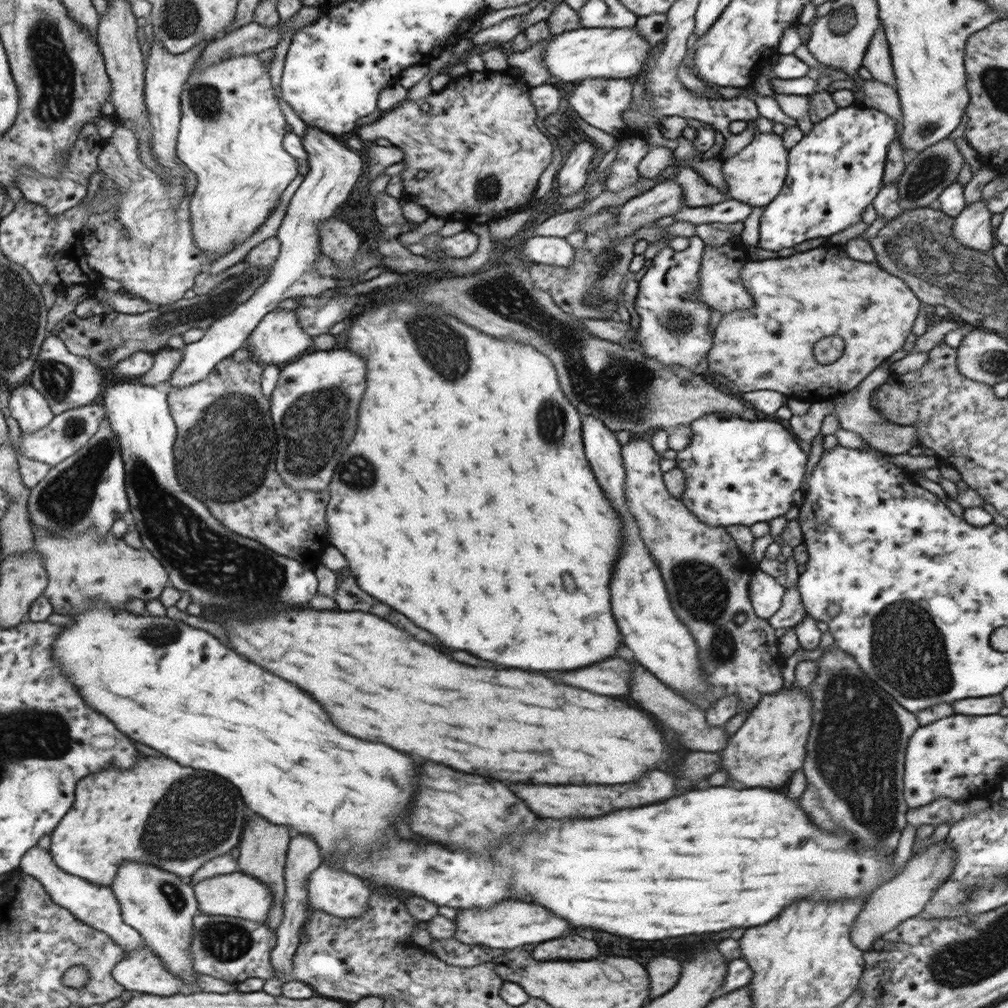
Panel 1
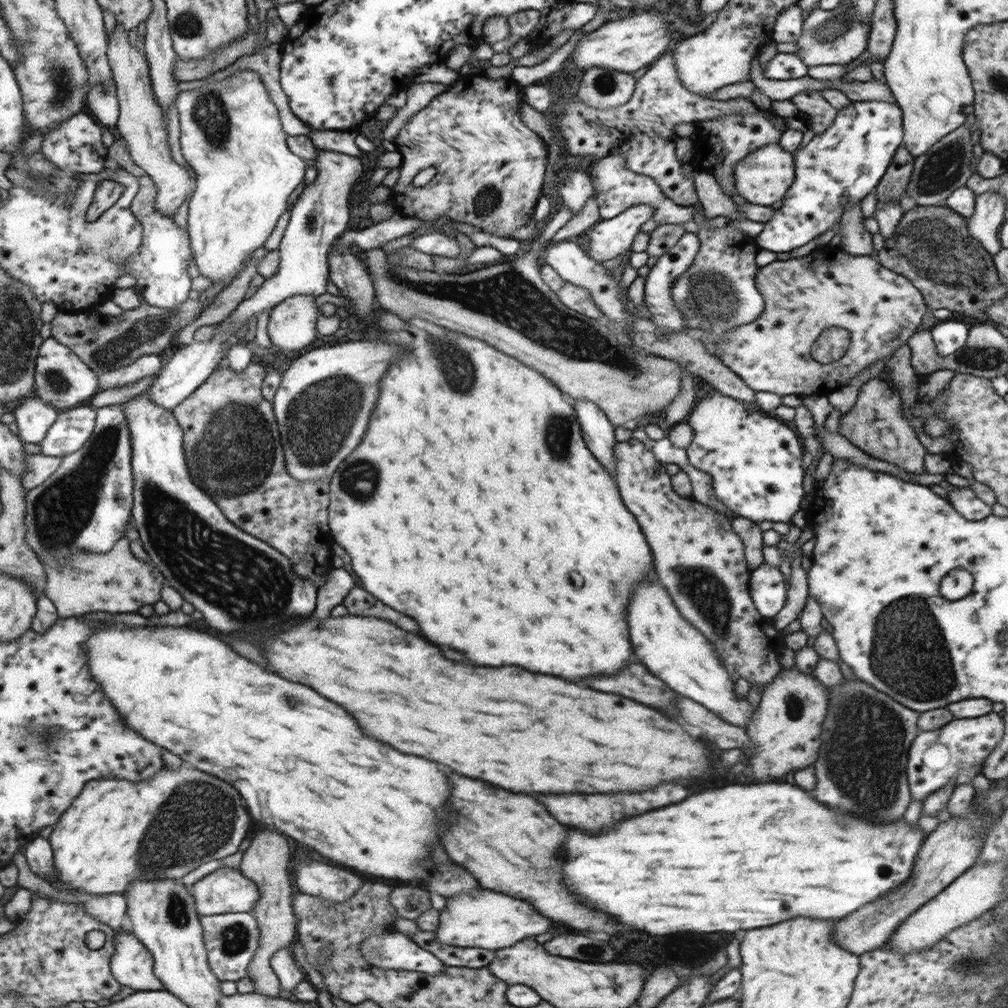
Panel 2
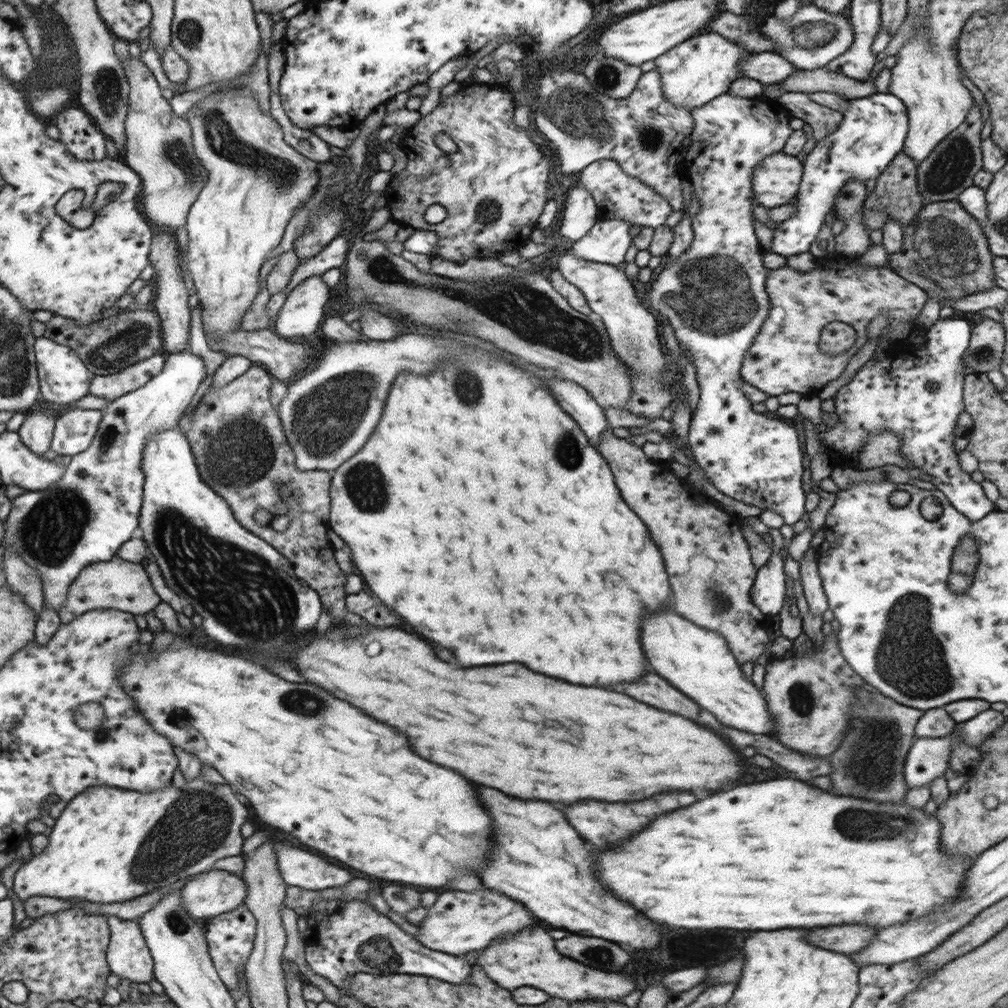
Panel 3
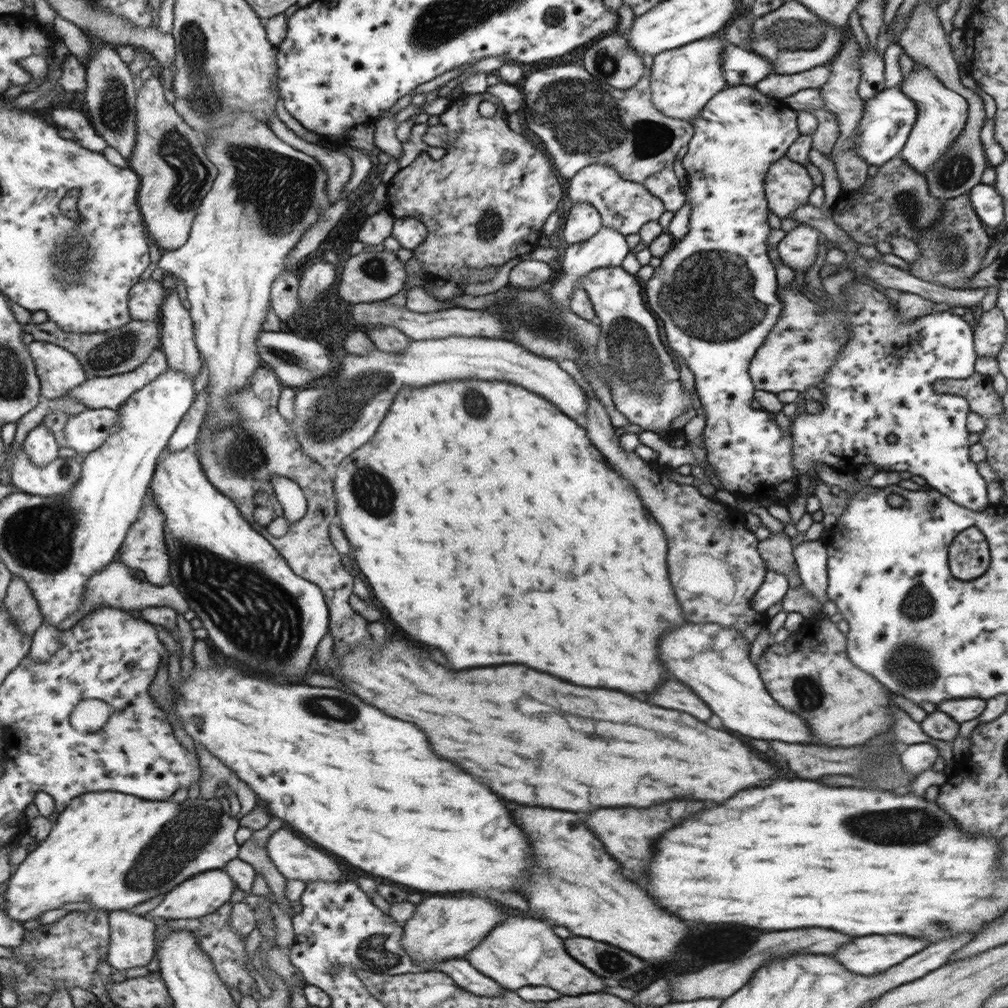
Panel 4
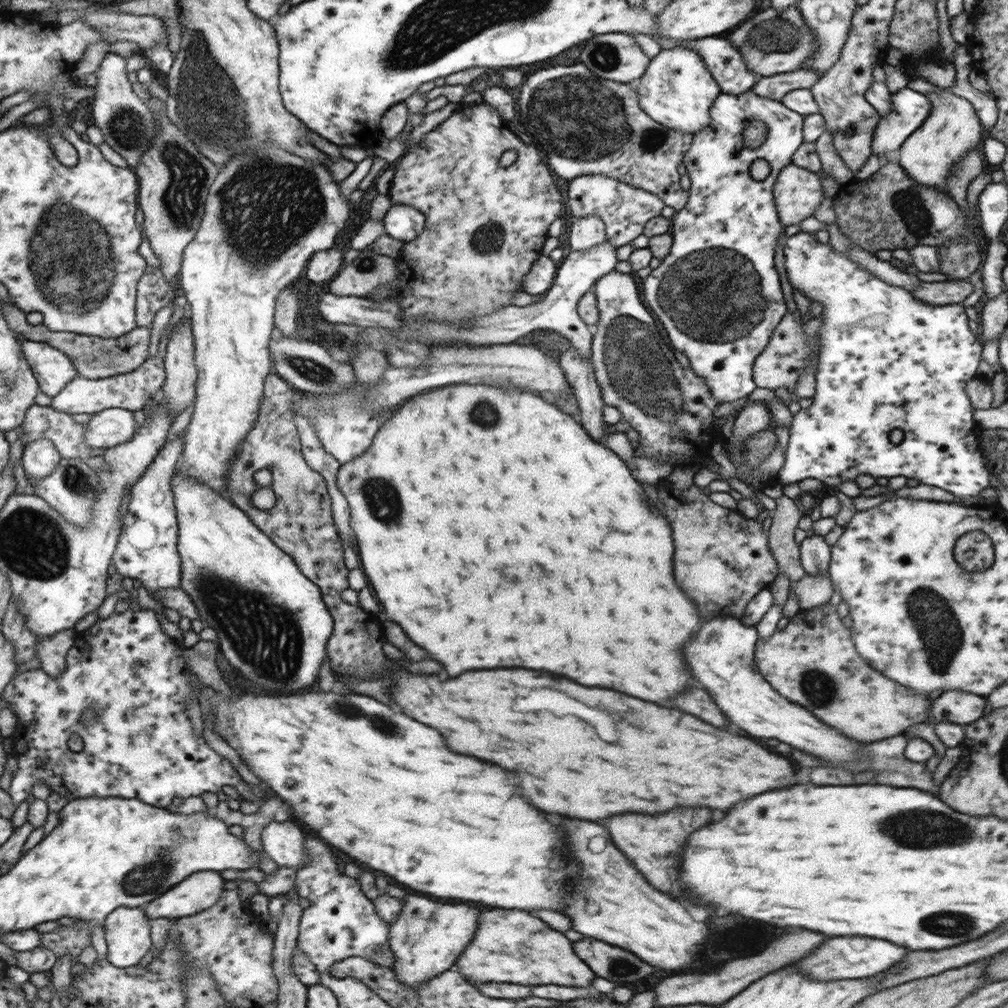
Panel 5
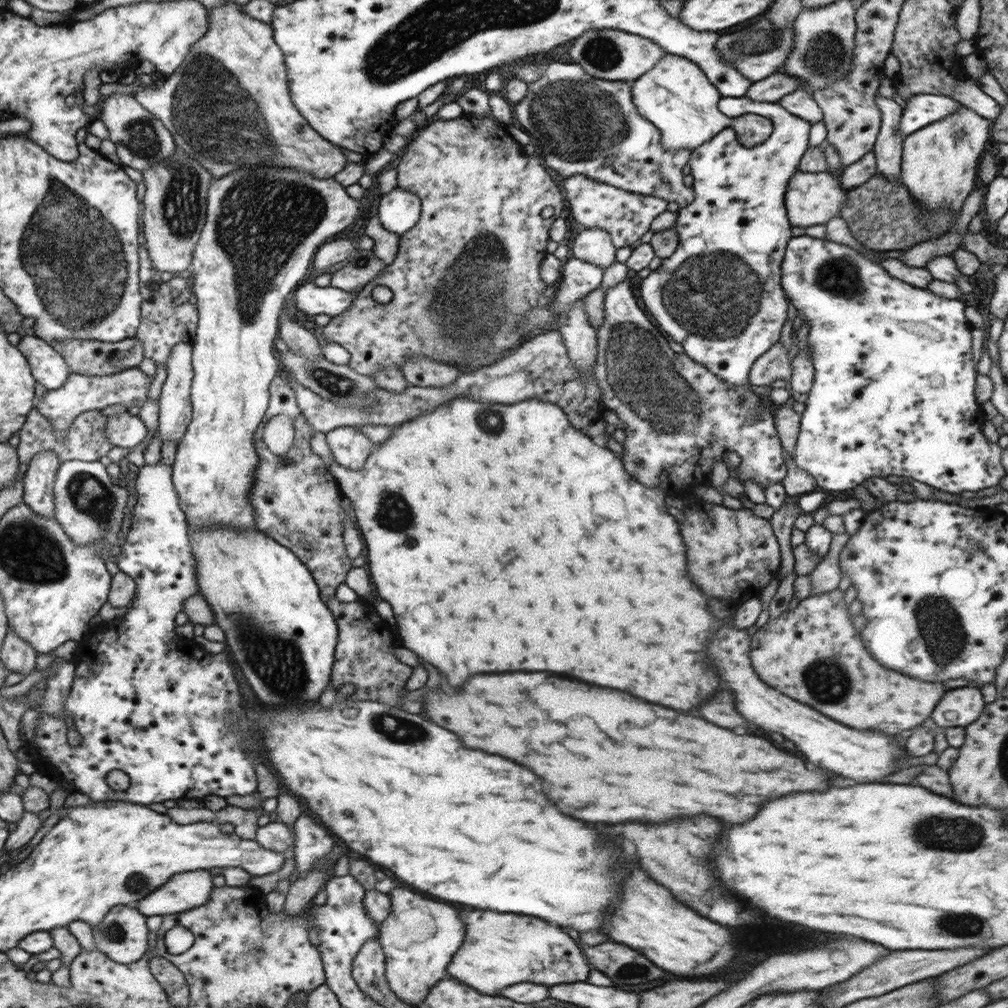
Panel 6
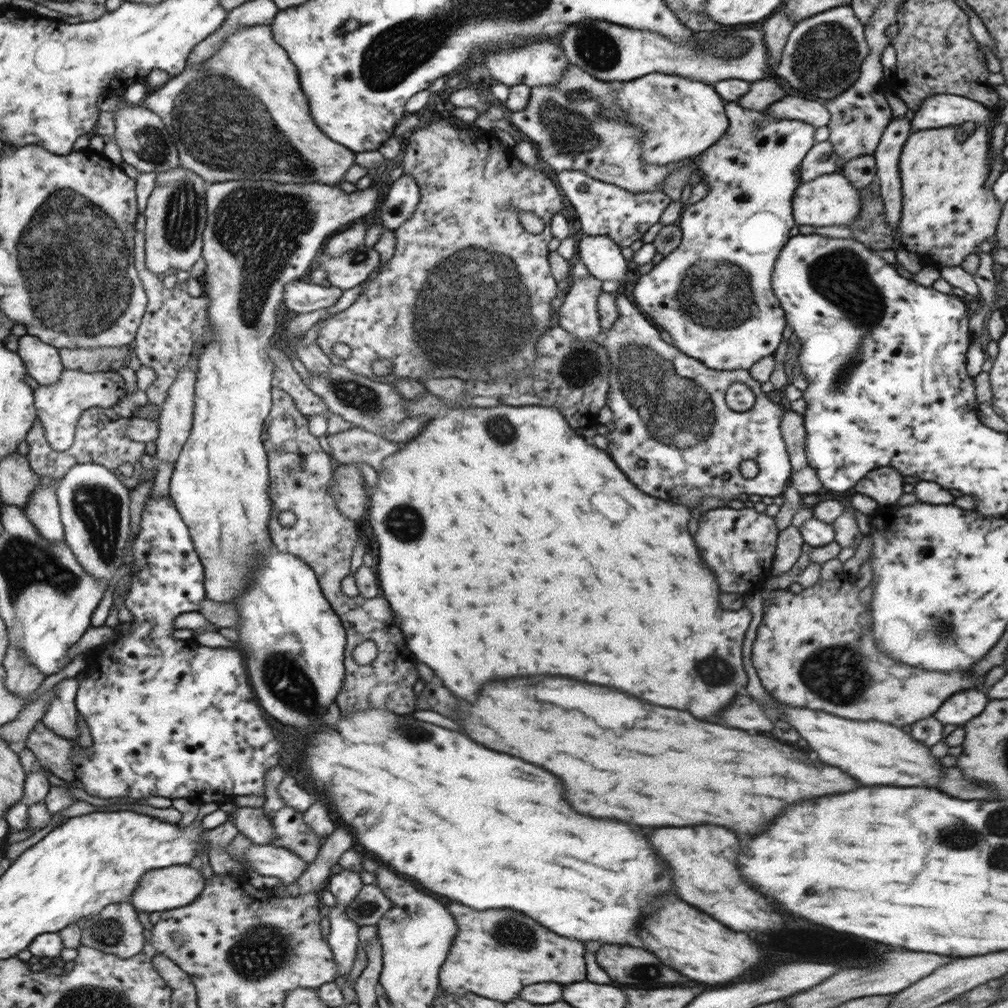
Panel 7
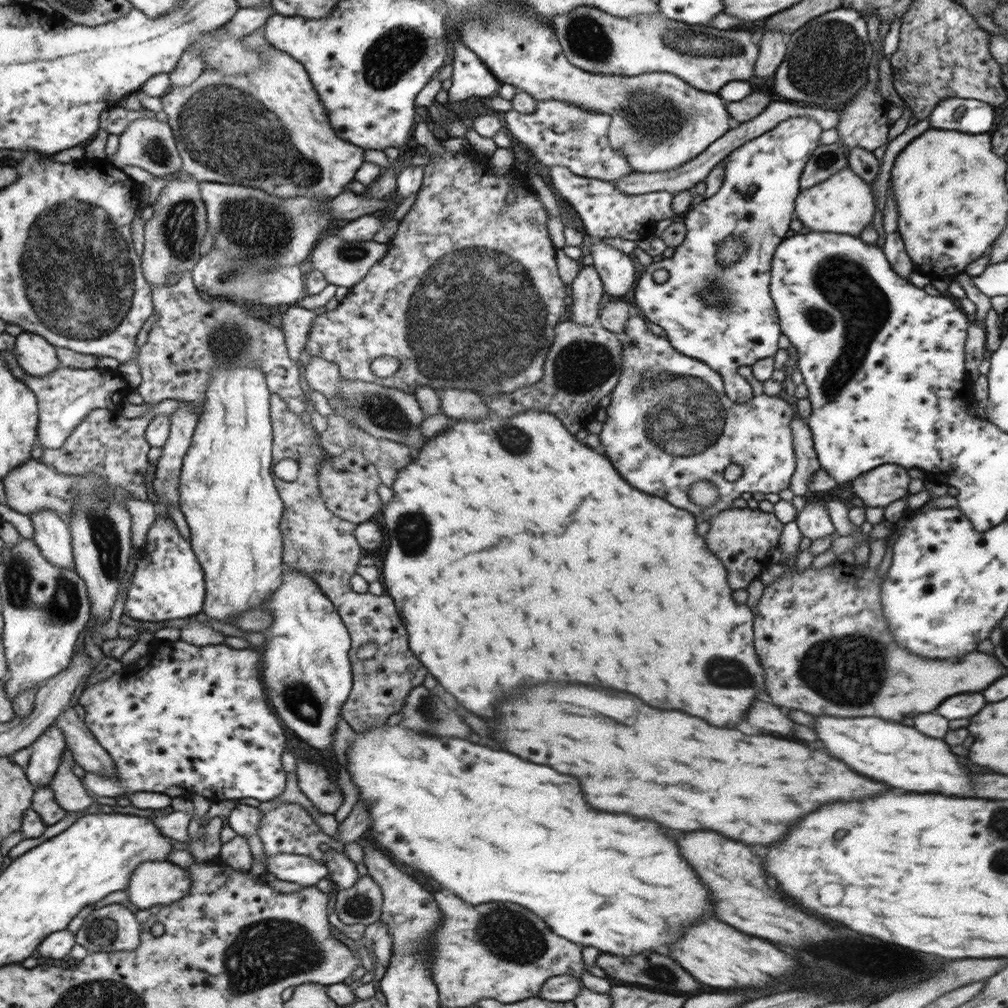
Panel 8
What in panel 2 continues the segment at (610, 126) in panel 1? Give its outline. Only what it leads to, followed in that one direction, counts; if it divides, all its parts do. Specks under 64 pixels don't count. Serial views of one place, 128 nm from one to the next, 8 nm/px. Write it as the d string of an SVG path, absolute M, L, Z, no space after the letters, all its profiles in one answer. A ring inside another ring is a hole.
M593 66L586 71L583 71L582 81L580 88L578 88L578 97L581 104L587 104L588 107L606 110L607 108L616 108L627 104L632 98L635 90L635 82L632 74L627 72L618 72L617 70L610 70L609 68L602 68L601 66Z

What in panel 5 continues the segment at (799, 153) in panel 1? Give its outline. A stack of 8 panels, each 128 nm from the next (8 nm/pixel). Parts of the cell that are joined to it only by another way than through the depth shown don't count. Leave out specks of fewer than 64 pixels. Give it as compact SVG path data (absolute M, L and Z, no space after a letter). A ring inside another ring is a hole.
M902 88L892 94L891 109L877 122L872 137L872 152L885 161L886 154L896 152L928 118L931 102L920 92ZM800 231L787 237L783 253L790 284L797 288L803 296L808 297L810 302L822 304L823 311L820 315L822 325L820 325L820 331L818 332L821 349L818 353L818 364L815 370L815 381L817 383L815 395L813 396L814 401L810 407L800 410L798 414L793 416L788 448L785 452L785 465L776 478L777 482L786 485L799 482L804 478L816 478L824 485L833 488L840 482L844 482L844 480L855 480L856 476L861 474L869 474L875 479L906 476L906 478L916 478L922 484L947 490L960 498L980 496L979 494L984 488L990 487L990 475L986 468L988 457L981 445L982 430L973 419L975 408L972 406L964 388L966 382L978 376L977 370L981 360L982 347L978 342L978 337L974 336L972 330L970 330L964 306L960 303L941 306L922 303L922 301L914 298L912 291L908 291L903 286L892 286L888 282L876 278L867 270L862 270L853 260L847 257L846 253L836 253L829 243L820 243L813 233ZM896 429L904 433L904 438L899 444L893 444L889 439L890 433Z

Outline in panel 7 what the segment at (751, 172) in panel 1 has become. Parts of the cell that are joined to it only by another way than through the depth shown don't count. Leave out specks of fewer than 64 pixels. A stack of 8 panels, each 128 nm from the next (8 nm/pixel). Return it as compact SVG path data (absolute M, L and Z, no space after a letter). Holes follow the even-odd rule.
M838 171L836 173L817 176L814 180L804 181L798 185L792 199L793 217L797 225L802 226L851 226L860 213L861 198L859 189L854 188L851 182Z

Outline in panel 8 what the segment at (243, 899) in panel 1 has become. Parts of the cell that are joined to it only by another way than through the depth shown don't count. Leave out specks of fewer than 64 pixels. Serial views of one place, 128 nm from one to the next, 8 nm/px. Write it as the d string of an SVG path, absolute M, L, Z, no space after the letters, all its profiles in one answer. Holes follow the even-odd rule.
M149 860L137 867L128 887L127 904L150 909L184 898L192 888L189 872L168 861Z

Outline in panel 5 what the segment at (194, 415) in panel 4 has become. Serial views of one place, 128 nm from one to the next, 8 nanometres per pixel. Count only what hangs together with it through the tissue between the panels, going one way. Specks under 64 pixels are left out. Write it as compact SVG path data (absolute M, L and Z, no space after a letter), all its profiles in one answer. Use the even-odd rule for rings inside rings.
M185 434L169 442L159 451L155 462L149 466L135 486L123 515L123 530L115 555L116 571L124 578L136 579L149 592L180 586L181 558L177 551L177 510L171 489L171 478L183 451Z

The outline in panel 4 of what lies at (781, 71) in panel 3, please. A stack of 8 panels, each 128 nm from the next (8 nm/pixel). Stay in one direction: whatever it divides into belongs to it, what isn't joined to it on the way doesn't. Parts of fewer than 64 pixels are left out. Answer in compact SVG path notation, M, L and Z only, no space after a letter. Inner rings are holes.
M725 41L723 75L728 86L752 87L774 72L775 68L767 58Z

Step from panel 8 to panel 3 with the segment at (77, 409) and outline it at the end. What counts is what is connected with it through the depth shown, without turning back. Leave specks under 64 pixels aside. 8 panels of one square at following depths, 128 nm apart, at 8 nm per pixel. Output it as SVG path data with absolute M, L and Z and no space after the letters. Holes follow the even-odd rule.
M155 355L133 366L128 366L116 374L92 376L89 394L112 402L114 399L143 387L160 371L163 371L166 362L164 355Z

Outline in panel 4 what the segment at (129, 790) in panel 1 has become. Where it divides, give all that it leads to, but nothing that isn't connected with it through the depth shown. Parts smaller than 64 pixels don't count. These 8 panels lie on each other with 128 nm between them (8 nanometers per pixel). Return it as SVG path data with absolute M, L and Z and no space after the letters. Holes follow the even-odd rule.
M120 792L81 795L59 814L46 840L16 866L16 871L7 881L6 902L2 904L2 910L20 923L36 920L47 911L76 902L86 902L93 907L92 911L109 914L132 910L134 904L159 894L166 895L194 875L224 869L231 860L238 858L240 846L234 840L236 830L238 820L232 818L232 811L225 809L217 796L210 800L201 795L193 800L188 797L182 804L177 804L171 800L142 800Z

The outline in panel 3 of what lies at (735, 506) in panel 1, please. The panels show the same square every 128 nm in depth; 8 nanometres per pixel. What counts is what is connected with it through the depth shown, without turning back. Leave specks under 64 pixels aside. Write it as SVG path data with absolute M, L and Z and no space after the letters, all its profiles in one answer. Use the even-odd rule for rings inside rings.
M725 93L724 95L718 96L715 100L704 104L698 108L691 110L694 126L693 131L690 134L690 145L687 147L688 151L683 158L682 168L688 174L691 184L694 185L694 190L696 197L702 205L699 213L696 213L694 217L691 218L691 225L694 232L694 238L690 248L684 252L682 256L671 260L671 262L666 261L664 269L659 269L653 278L651 292L648 293L649 304L663 314L663 316L668 320L670 326L674 330L675 337L680 346L684 345L689 348L692 358L694 358L694 366L697 370L697 381L700 388L700 398L695 410L693 410L693 415L690 421L690 436L688 436L689 442L689 455L691 459L698 463L698 466L706 473L706 476L712 481L712 484L720 491L722 494L733 498L734 500L739 500L744 504L750 506L757 506L762 511L771 510L779 514L786 524L794 525L800 517L806 512L804 510L804 504L806 504L806 495L802 487L802 474L804 474L804 452L802 452L802 445L800 441L800 436L798 432L792 427L788 426L784 422L784 418L778 418L776 414L769 414L766 412L760 413L755 412L752 409L752 402L748 400L748 397L741 391L741 382L744 381L741 378L740 368L742 368L742 362L744 362L744 356L748 352L748 348L753 343L753 340L758 336L764 320L768 318L770 312L770 300L768 294L766 293L765 284L768 269L764 267L762 263L762 256L764 251L758 239L756 239L756 233L754 233L754 217L752 216L752 200L755 199L754 191L752 190L752 173L756 168L756 165L764 160L767 156L770 156L773 152L780 152L783 150L788 137L794 131L790 127L790 119L792 116L790 112L783 108L778 101L772 101L764 95L756 96L753 98L738 97Z

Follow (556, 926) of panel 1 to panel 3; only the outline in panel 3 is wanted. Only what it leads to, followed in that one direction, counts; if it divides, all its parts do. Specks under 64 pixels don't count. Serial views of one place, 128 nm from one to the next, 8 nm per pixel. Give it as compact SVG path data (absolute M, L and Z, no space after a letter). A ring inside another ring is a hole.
M490 890L484 892L446 892L440 894L438 904L428 908L428 917L420 926L414 938L425 947L451 955L463 955L470 950L484 950L492 940L500 934L520 932L524 926L534 924L536 918L518 902L494 894Z

